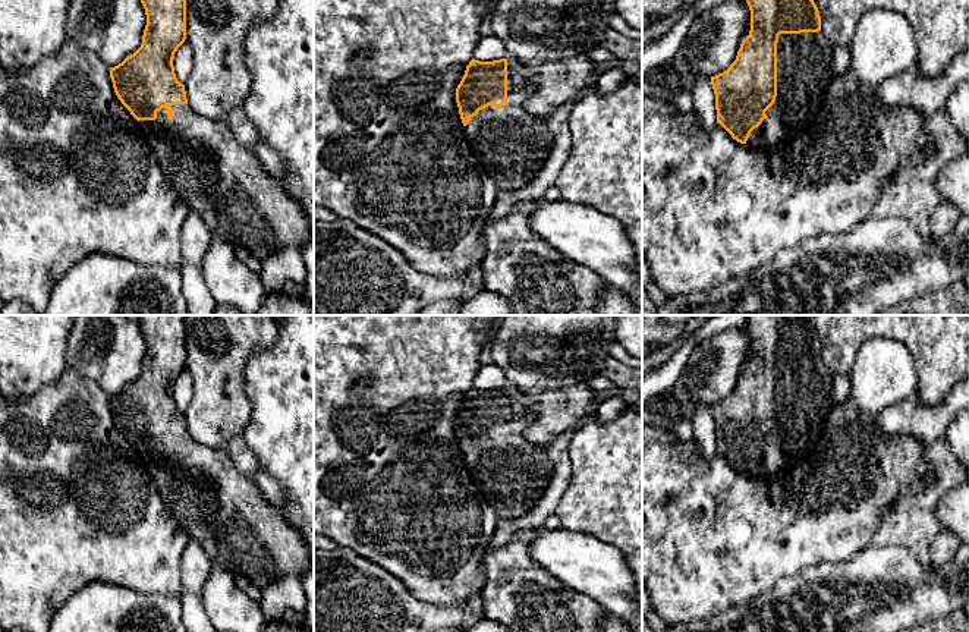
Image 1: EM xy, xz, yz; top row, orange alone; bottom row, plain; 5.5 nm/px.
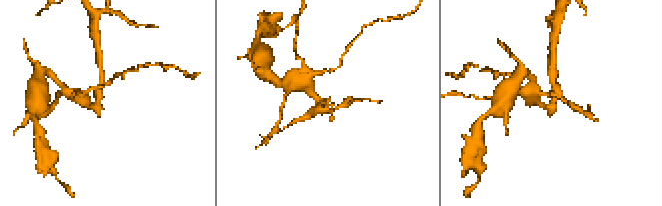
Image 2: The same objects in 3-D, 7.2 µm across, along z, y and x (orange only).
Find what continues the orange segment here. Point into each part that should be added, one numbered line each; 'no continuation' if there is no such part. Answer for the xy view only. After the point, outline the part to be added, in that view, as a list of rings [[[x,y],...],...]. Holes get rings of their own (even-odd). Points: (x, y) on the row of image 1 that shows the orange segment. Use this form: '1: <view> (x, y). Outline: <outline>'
1: xy (220, 179). Outline: [[[173,104],[173,119],[167,107],[155,120],[139,120],[169,183],[217,236],[235,248],[245,248],[264,261],[284,249],[301,249],[314,240],[311,223],[299,202],[262,167],[254,148],[245,147],[227,122],[210,120],[189,104]]]

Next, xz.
1: xz (512, 145). Outline: [[[507,59],[507,103],[478,111],[465,126],[466,139],[500,192],[532,180],[553,148],[547,119],[525,110],[526,97],[537,88],[538,66]]]

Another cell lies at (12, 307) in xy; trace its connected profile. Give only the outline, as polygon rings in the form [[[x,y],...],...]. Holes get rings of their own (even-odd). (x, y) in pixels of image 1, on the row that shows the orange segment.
[[[9,301],[0,309],[1,315],[44,315],[35,312],[28,304],[23,301]]]

